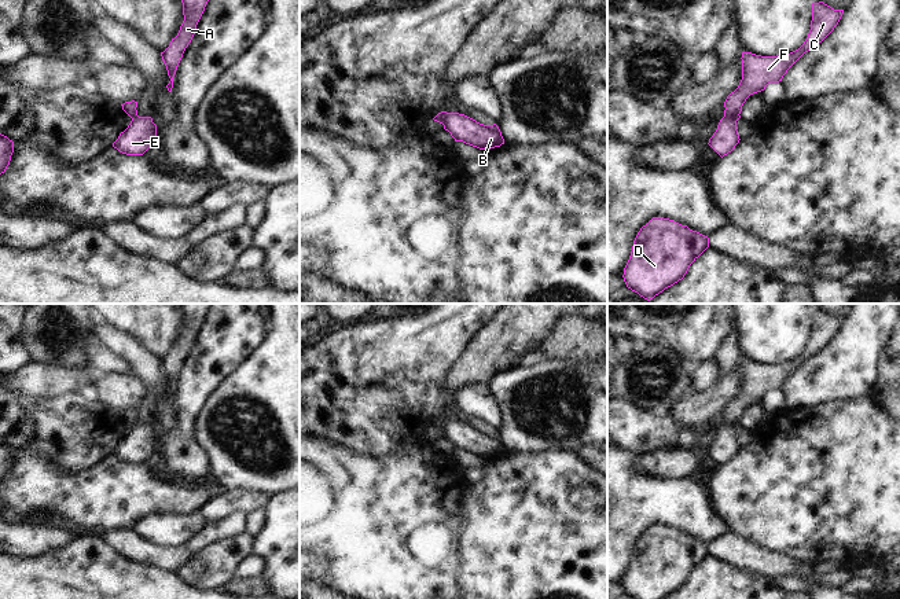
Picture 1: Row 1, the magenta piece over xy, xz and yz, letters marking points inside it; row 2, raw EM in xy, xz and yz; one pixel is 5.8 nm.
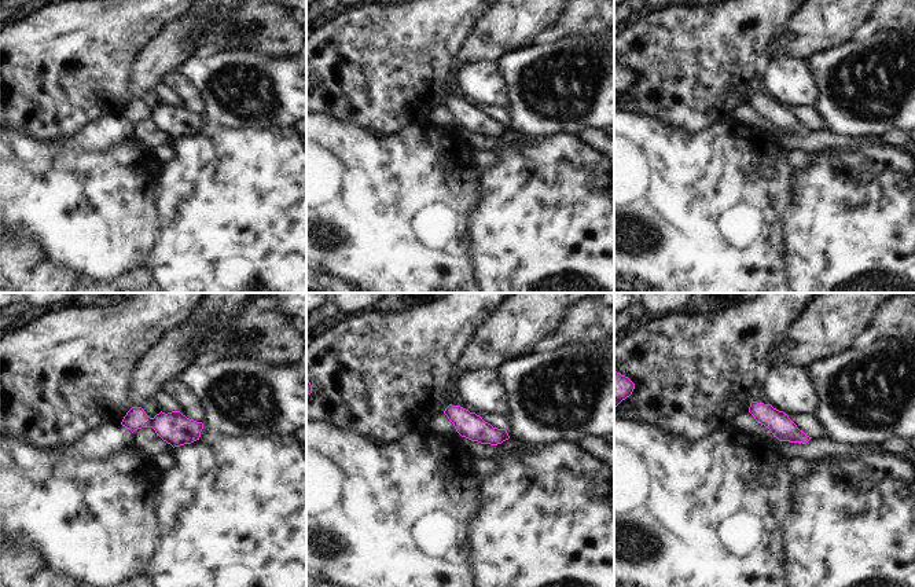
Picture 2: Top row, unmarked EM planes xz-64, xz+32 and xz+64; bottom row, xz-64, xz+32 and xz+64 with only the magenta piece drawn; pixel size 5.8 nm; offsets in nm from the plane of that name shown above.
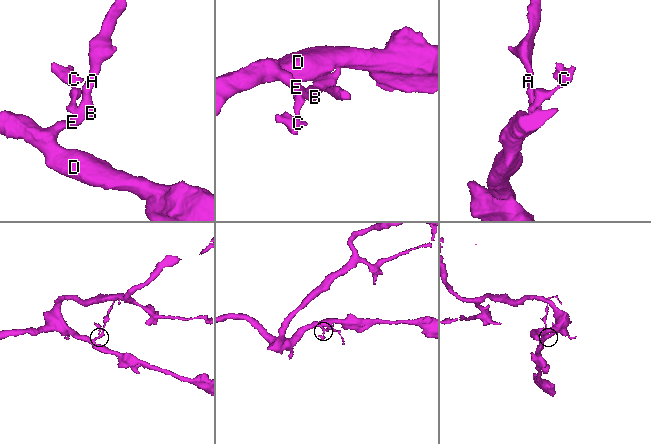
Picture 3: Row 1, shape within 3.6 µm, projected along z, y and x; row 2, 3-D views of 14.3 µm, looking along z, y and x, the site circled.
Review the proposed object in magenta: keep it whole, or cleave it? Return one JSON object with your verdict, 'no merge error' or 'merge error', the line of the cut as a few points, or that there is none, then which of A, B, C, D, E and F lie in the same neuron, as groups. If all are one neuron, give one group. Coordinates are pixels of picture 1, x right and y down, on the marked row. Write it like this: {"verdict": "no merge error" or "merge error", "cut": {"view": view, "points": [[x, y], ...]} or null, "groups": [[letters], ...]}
{"verdict": "merge error", "cut": {"view": "yz", "points": [[724, 114], [738, 116]]}, "groups": [["A", "B", "D", "E"], ["C", "F"]]}

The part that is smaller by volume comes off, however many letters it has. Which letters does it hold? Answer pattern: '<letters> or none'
C, F

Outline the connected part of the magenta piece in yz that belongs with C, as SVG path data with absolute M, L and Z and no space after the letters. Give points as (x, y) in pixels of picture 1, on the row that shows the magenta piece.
M823 1L812 3L811 30L804 44L787 54L761 56L742 52L742 80L724 102L724 115L739 115L746 99L765 89L769 82L782 81L787 70L809 49L822 43L838 25L844 10L834 10Z

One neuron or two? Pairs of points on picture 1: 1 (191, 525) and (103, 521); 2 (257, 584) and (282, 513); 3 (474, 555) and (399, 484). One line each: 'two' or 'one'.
1: two
2: two
3: two

